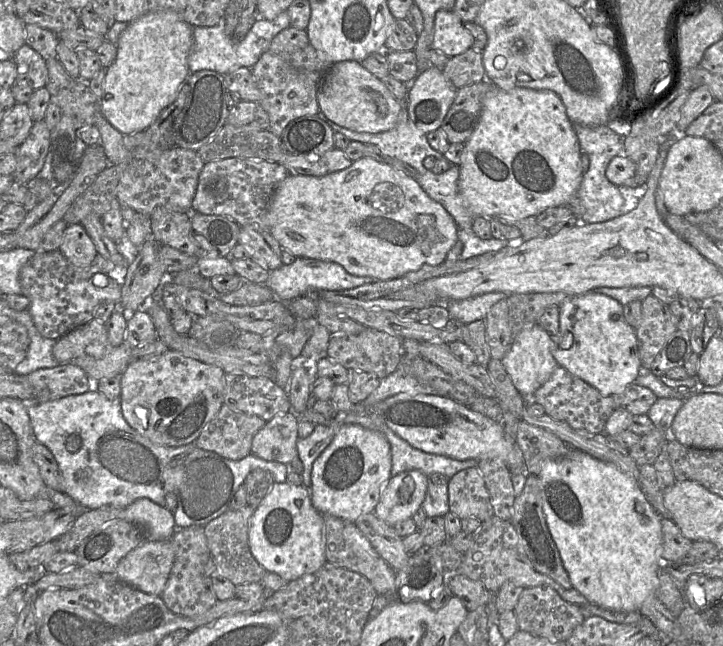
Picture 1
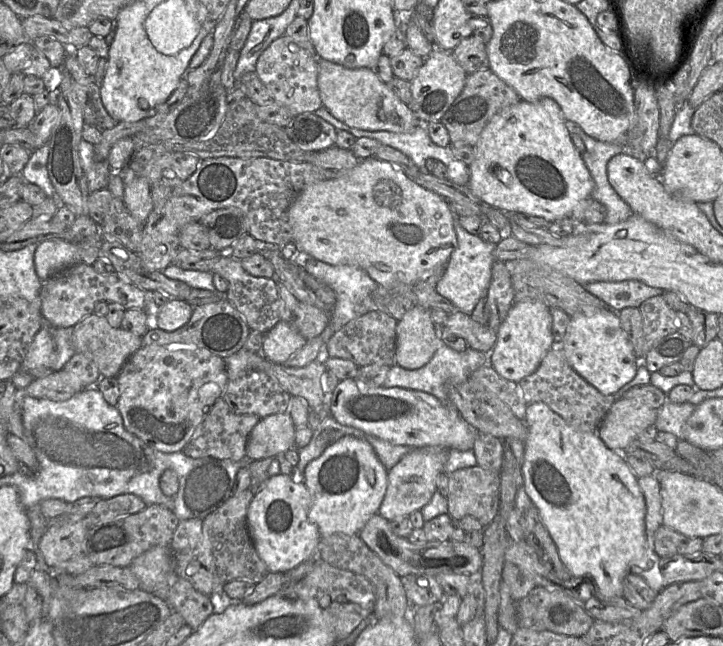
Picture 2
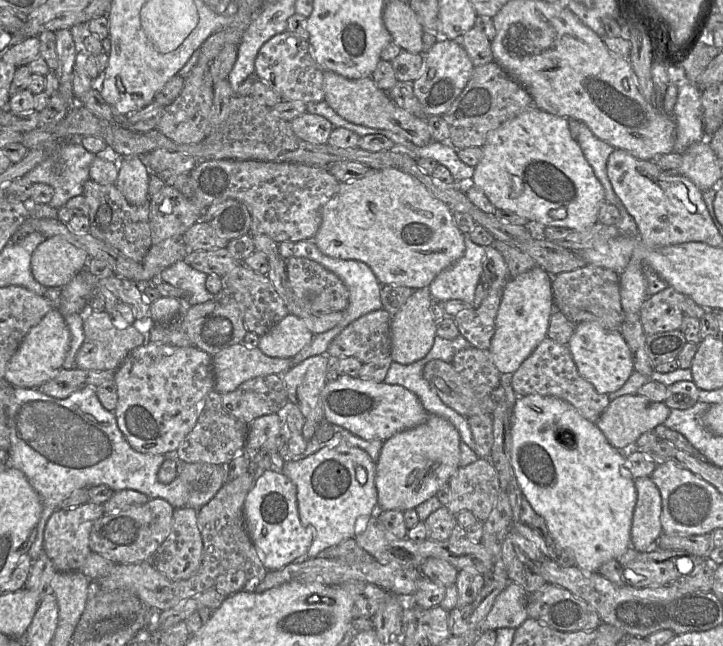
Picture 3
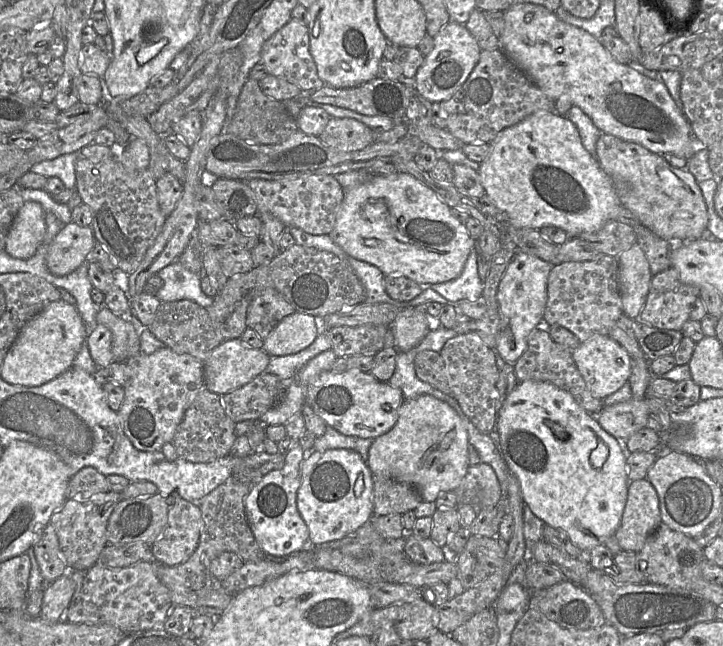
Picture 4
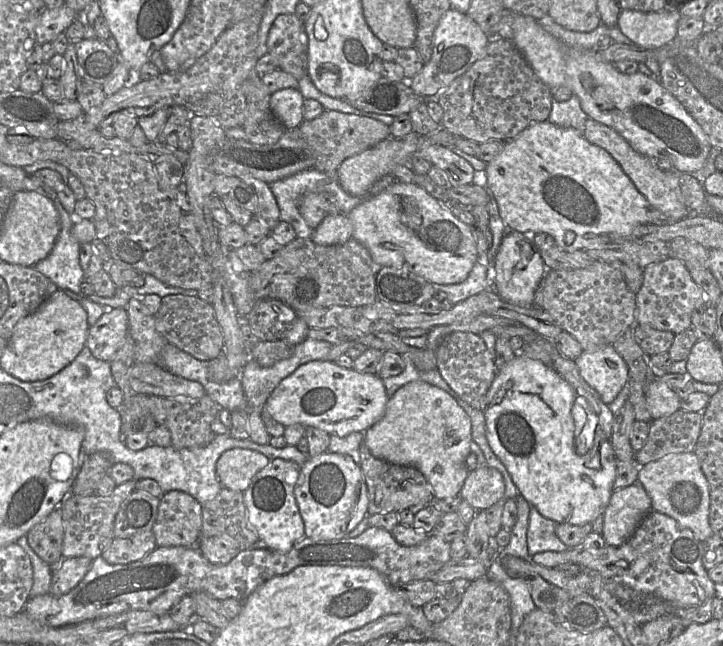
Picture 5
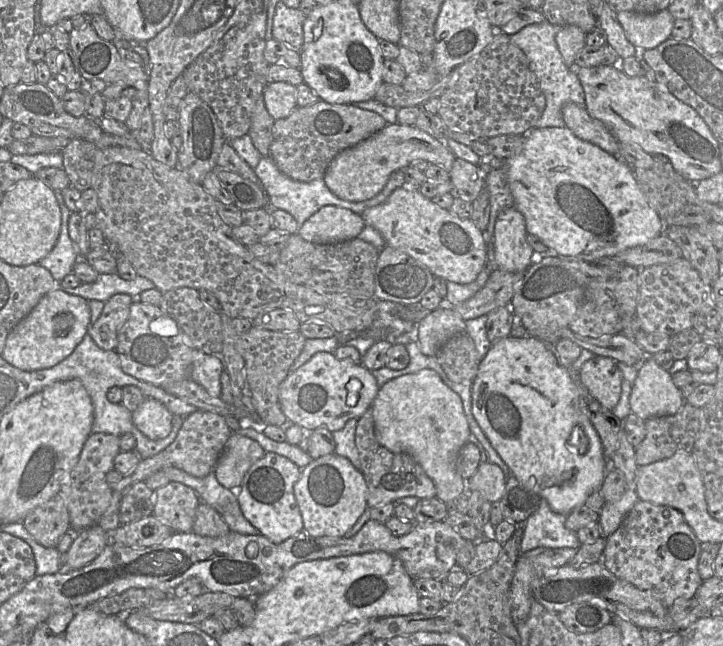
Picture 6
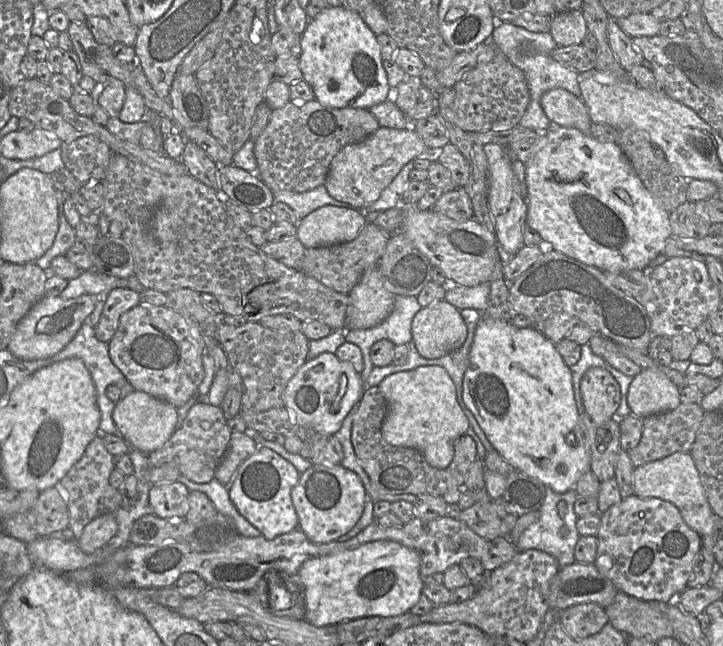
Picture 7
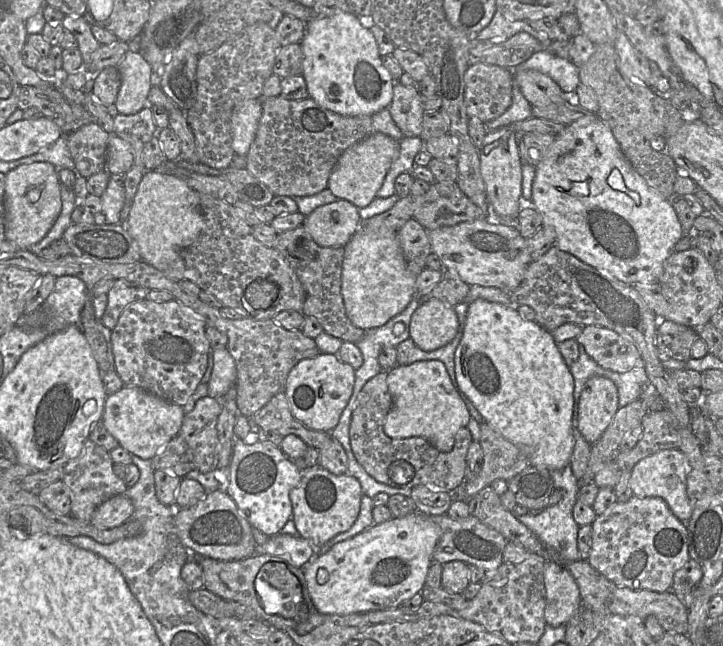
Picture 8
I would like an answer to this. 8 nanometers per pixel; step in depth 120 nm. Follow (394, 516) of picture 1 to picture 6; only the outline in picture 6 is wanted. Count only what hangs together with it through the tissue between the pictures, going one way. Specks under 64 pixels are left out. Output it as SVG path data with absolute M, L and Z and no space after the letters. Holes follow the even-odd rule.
M432 369L396 377L379 388L371 406L377 441L395 453L410 454L436 487L436 498L447 503L467 491L466 481L456 469L460 449L471 430L460 396Z

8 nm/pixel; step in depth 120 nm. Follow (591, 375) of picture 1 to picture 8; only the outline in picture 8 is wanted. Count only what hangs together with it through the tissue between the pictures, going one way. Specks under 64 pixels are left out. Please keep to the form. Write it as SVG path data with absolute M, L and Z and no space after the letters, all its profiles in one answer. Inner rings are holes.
M593 376L585 383L578 405L578 429L589 443L597 442L619 409L616 384L603 376Z

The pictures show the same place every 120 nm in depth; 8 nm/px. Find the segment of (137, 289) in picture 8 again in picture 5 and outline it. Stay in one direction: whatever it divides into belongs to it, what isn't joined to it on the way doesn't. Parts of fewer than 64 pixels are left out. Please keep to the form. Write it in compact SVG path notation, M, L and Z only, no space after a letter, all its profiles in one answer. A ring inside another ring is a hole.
M112 308L104 312L88 329L86 346L97 359L111 362L128 334L126 308Z

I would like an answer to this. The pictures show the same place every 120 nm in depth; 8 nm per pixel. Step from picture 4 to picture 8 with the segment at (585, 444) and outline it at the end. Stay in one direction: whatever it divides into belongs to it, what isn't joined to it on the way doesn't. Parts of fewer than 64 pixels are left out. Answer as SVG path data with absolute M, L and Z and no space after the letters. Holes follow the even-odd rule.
M476 299L469 304L463 336L456 348L454 356L456 379L461 390L474 404L481 416L496 428L505 438L520 448L529 459L531 464L530 466L546 467L549 470L561 469L570 464L571 455L575 445L572 429L574 378L570 372L569 366L565 363L560 351L558 350L557 343L555 342L551 332L544 329L535 321L523 319L516 308L517 307L510 307L508 305L490 302L484 299Z

